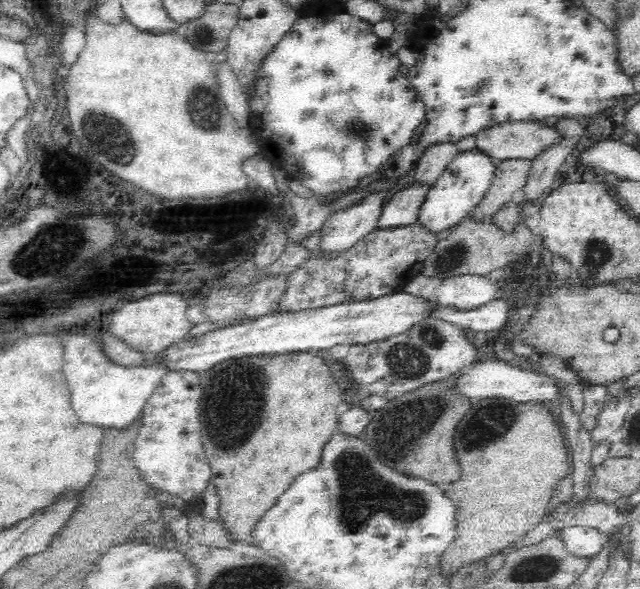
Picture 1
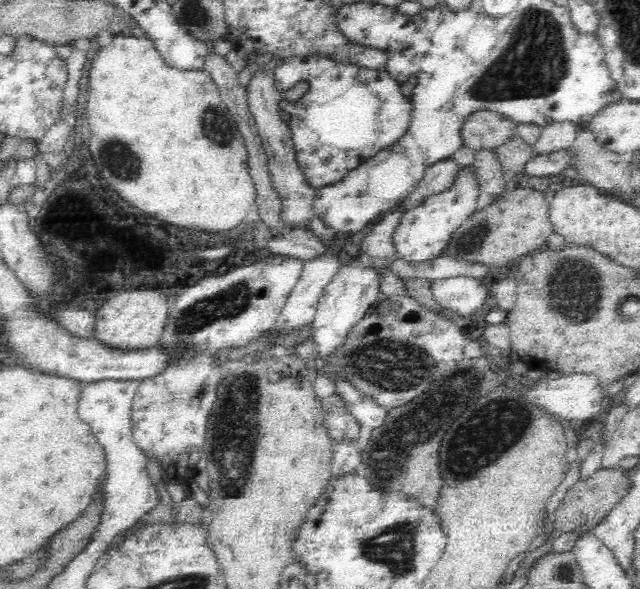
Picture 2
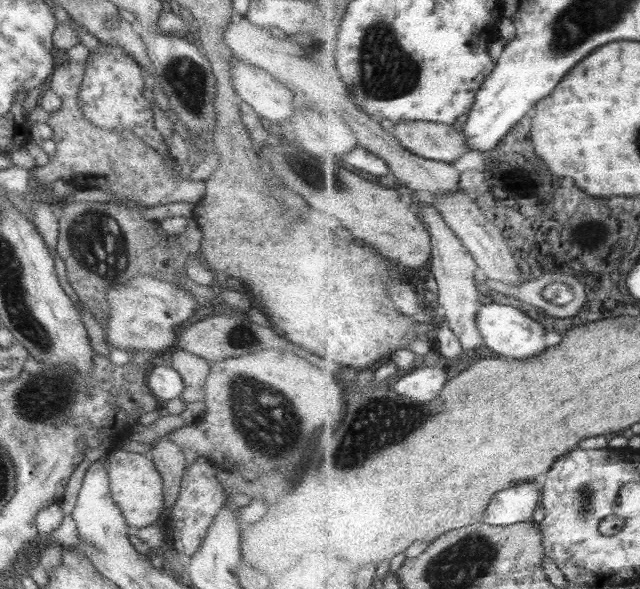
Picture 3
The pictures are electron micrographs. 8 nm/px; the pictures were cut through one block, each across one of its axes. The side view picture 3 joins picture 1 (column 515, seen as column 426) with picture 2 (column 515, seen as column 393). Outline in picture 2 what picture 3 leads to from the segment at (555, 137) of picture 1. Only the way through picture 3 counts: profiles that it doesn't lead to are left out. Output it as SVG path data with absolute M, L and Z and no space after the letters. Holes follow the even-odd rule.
M478 110L464 116L461 129L463 146L474 151L496 149L513 138L516 126L506 115L496 111Z

